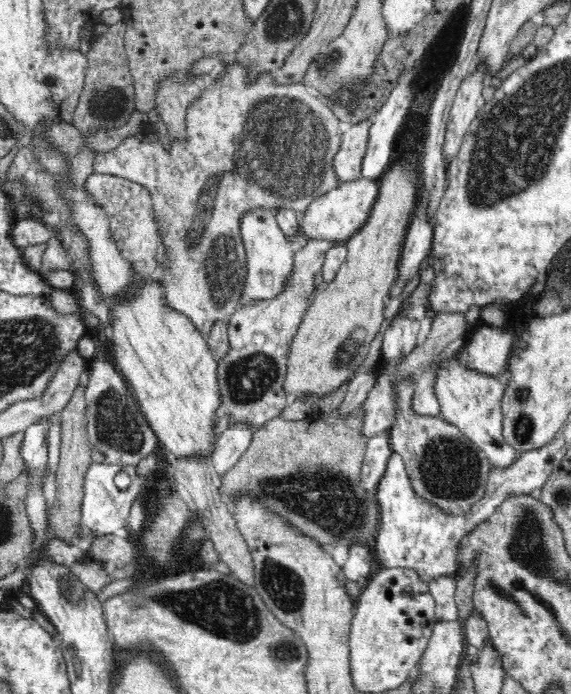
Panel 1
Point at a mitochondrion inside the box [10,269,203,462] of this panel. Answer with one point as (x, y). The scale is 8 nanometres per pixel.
(116, 426)

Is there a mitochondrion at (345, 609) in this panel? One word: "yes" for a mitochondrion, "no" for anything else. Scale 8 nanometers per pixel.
no

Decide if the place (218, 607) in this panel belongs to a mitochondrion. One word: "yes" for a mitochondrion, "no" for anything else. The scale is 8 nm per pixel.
yes

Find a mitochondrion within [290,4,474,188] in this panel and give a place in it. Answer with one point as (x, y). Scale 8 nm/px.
(438, 58)

